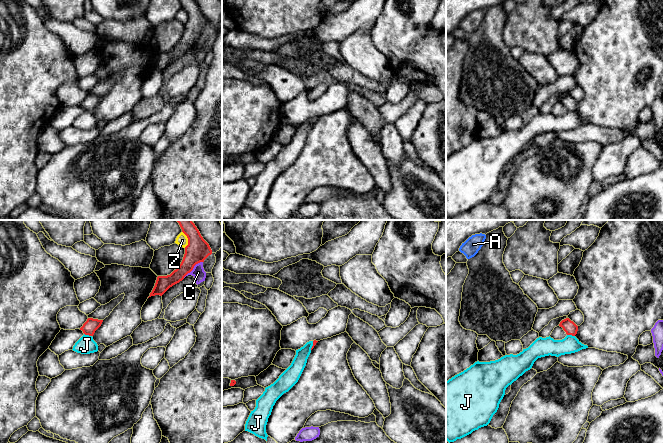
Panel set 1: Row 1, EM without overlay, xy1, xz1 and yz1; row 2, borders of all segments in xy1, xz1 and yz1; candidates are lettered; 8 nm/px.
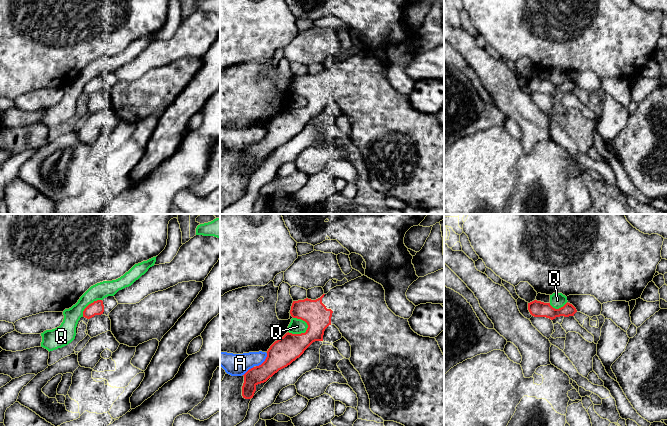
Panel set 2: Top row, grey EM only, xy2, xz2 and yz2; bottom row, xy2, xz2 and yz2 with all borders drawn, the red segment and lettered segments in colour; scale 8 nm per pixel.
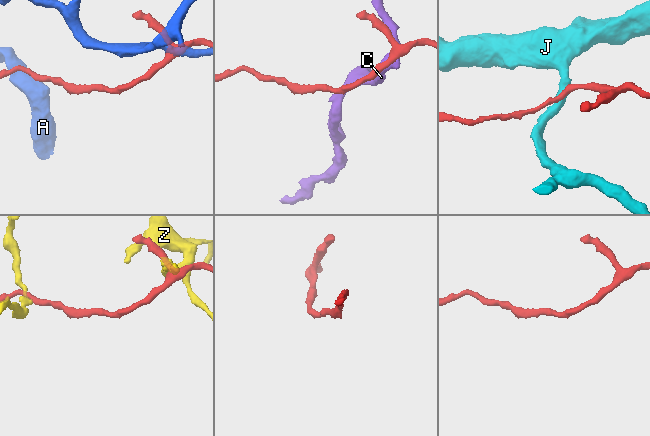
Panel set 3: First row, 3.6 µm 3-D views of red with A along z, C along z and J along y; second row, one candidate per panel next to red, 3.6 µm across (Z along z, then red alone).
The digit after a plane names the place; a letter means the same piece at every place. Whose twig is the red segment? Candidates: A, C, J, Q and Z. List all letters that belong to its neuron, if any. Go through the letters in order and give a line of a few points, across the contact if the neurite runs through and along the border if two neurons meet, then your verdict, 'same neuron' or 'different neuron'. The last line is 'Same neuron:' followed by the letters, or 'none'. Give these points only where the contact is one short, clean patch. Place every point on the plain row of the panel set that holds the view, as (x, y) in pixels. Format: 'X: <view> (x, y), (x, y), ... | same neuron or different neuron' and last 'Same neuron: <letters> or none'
A: different neuron
C: different neuron
J: xy1 (84, 109), (91, 112) | different neuron
Q: xz2 (308, 101), (304, 108), (288, 108) | different neuron
Z: xy1 (182, 7), (187, 14), (187, 21), (185, 23) | different neuron
Same neuron: none

